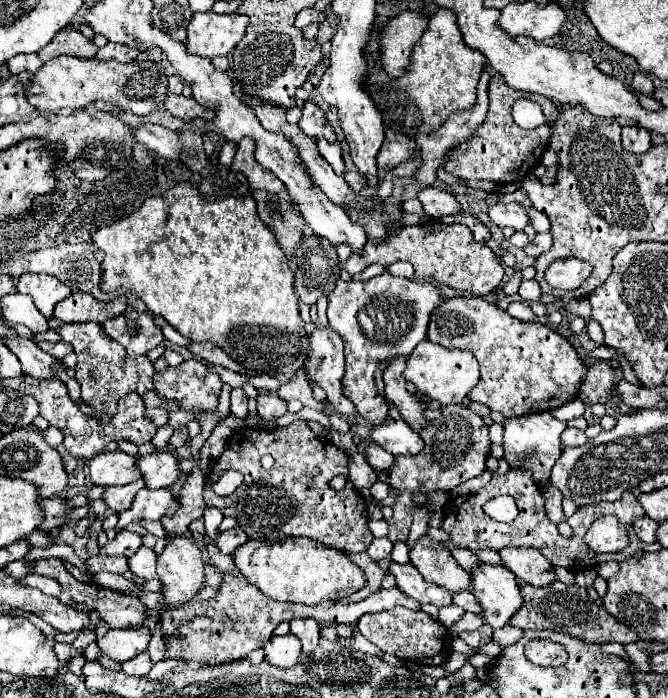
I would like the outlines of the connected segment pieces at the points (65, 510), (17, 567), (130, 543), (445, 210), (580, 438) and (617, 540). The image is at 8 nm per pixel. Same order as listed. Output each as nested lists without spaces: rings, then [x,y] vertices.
[[[49,498],[49,500],[39,500],[37,502],[41,512],[43,512],[43,522],[39,524],[39,530],[51,532],[53,528],[59,528],[65,522],[65,516],[69,514],[69,506],[65,506],[63,498]]]
[[[19,560],[19,562],[11,562],[11,564],[9,564],[9,566],[5,566],[3,570],[5,570],[11,578],[19,580],[19,578],[23,578],[25,574],[29,574],[29,572],[27,572],[27,568],[29,568],[29,562]]]
[[[121,530],[121,532],[117,532],[115,540],[107,542],[105,546],[99,548],[99,554],[101,556],[127,556],[127,558],[131,558],[139,546],[141,546],[139,534],[129,532],[129,530]]]
[[[429,186],[429,188],[423,188],[417,198],[423,204],[425,214],[433,216],[433,218],[443,218],[443,216],[455,214],[455,212],[461,212],[455,196],[449,194],[447,190],[439,190],[439,188]]]
[[[567,428],[563,434],[561,434],[561,444],[563,446],[581,446],[583,442],[587,442],[589,438],[585,436],[583,430],[577,430],[577,428]]]
[[[603,516],[595,520],[595,526],[589,528],[585,540],[593,552],[617,552],[629,544],[627,532],[619,520],[615,520],[615,516]]]

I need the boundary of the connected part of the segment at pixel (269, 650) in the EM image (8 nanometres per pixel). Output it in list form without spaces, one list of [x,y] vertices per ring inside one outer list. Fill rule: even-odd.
[[[285,634],[285,636],[273,636],[265,646],[265,658],[273,666],[279,668],[291,668],[299,654],[301,654],[301,644],[295,634]]]

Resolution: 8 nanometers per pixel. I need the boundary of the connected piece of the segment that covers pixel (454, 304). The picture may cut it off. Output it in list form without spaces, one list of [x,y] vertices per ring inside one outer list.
[[[449,298],[441,302],[431,312],[427,340],[443,348],[473,352],[481,366],[481,378],[467,398],[501,412],[505,418],[563,406],[577,396],[581,378],[587,372],[575,348],[547,324],[521,322],[483,298]]]

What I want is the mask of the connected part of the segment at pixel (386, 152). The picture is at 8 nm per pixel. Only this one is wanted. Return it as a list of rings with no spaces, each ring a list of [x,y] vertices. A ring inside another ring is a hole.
[[[391,128],[385,130],[385,142],[379,150],[379,168],[395,168],[415,152],[415,140],[403,136],[401,132],[393,132]]]

